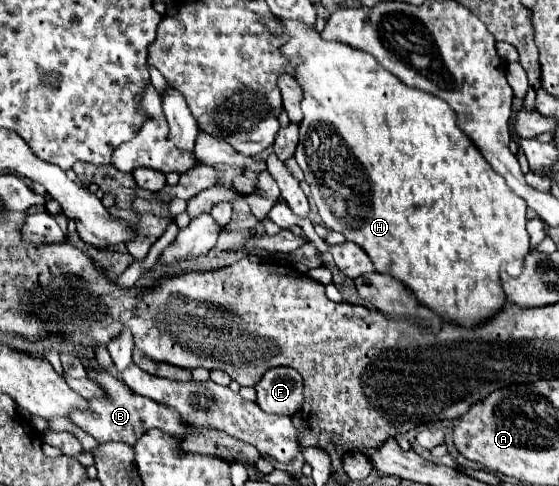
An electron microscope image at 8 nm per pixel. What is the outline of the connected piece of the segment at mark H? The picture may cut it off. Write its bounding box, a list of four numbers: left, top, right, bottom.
[263,17,529,325]

